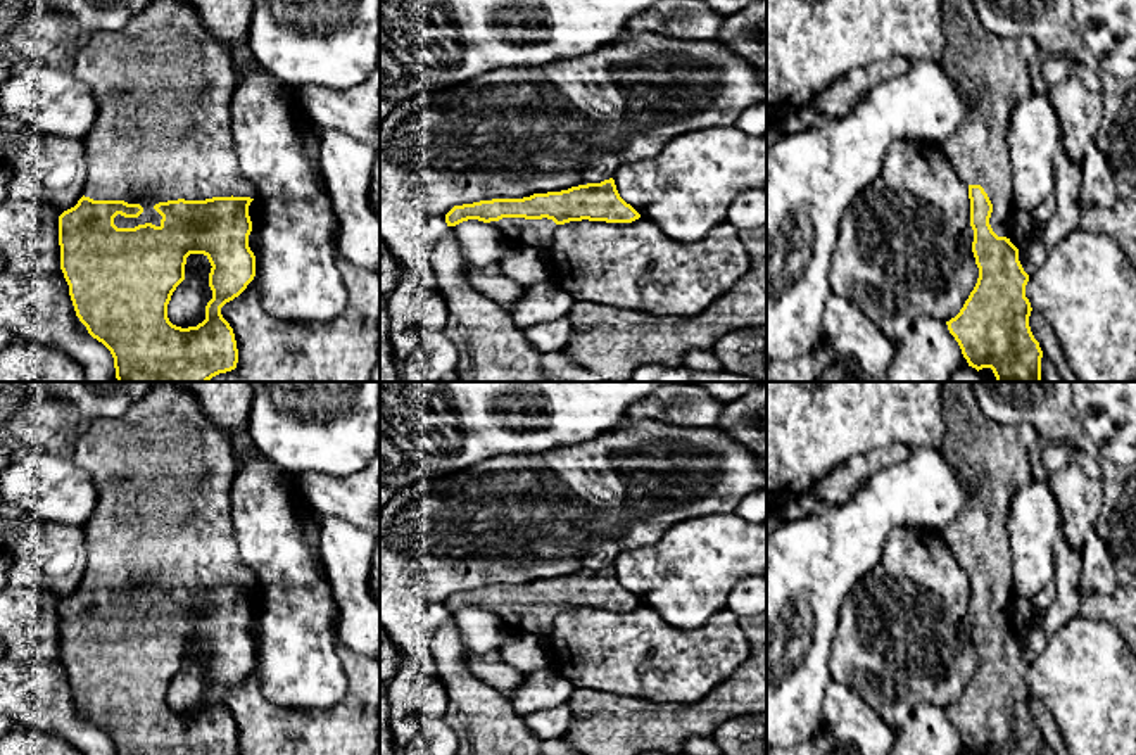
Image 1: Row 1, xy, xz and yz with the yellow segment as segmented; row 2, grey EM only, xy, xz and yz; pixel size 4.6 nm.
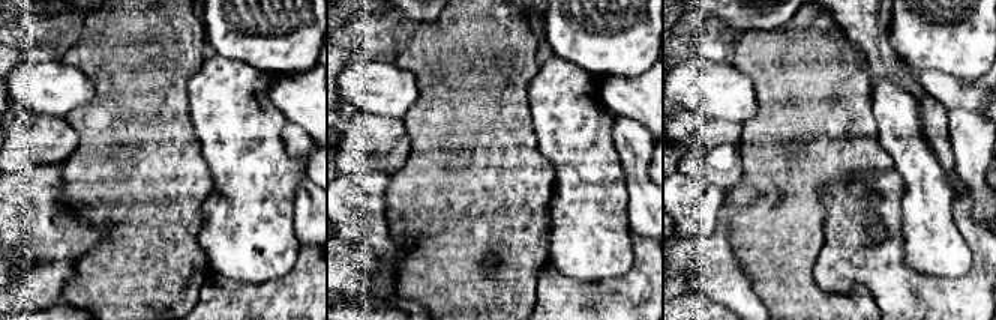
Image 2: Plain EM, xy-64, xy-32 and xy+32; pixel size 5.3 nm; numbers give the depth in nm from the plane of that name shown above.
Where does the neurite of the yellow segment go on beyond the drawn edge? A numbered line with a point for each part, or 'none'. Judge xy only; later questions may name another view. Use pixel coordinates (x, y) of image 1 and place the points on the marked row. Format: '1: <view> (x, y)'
1: xy (163, 83)

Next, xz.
1: xz (539, 232)

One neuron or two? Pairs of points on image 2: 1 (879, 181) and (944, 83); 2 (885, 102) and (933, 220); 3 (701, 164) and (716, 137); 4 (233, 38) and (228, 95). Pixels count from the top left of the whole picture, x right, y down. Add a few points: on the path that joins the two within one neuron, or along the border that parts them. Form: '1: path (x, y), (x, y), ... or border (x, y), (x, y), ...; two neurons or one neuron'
1: border (915, 75), (920, 86), (948, 110); two neurons
2: path (891, 131), (891, 138), (920, 167), (927, 191); one neuron
3: path (707, 158), (714, 150), (716, 143); one neuron
4: border (210, 51), (263, 69); two neurons

